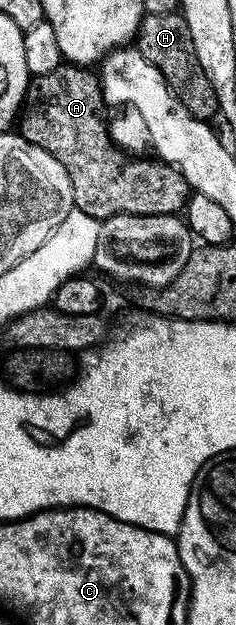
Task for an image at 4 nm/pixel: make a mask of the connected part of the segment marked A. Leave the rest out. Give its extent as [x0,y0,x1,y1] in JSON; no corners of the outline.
[16,63,192,219]

